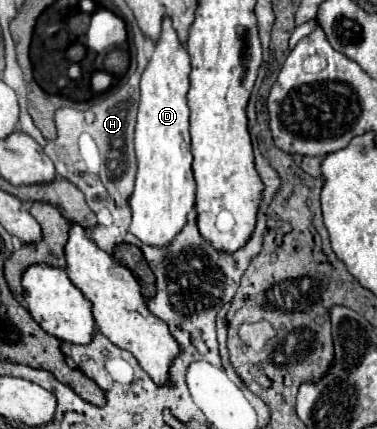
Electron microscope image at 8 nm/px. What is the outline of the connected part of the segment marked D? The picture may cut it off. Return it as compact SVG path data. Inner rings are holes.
M170 18L162 20L162 34L156 40L154 54L142 74L140 80L140 106L138 106L138 122L136 122L136 158L138 158L138 174L134 194L130 198L132 206L132 224L130 232L140 238L144 244L166 246L170 240L182 230L186 224L186 216L194 206L196 196L196 180L192 172L192 152L190 152L190 110L186 104L188 94L188 76L190 76L190 54L186 46L180 42L178 32L172 26Z

